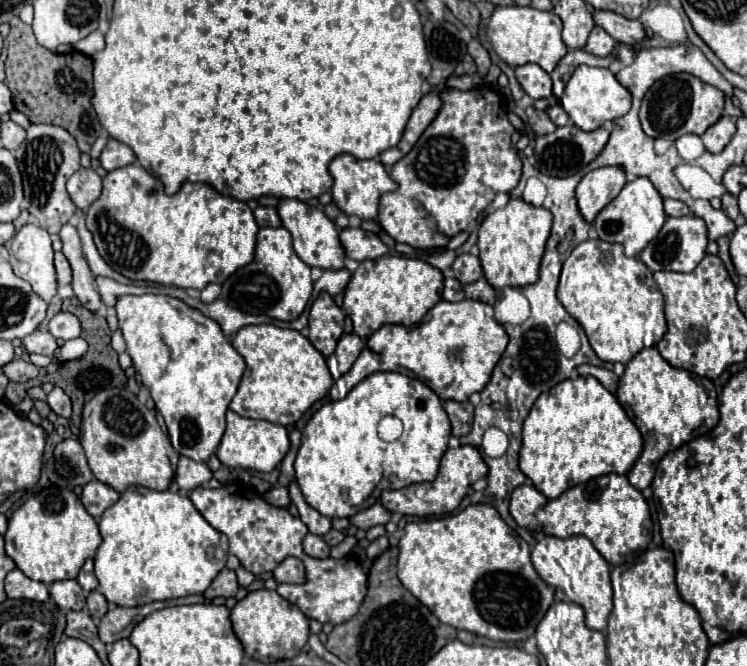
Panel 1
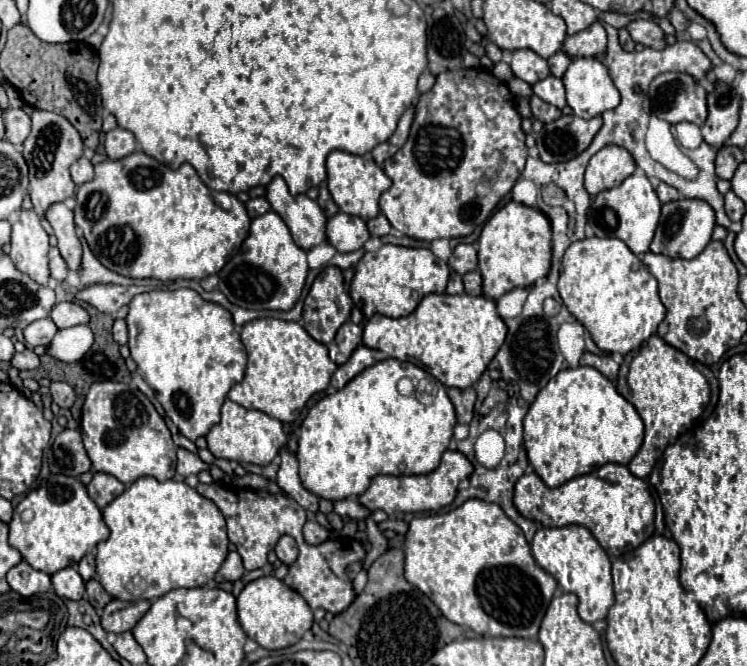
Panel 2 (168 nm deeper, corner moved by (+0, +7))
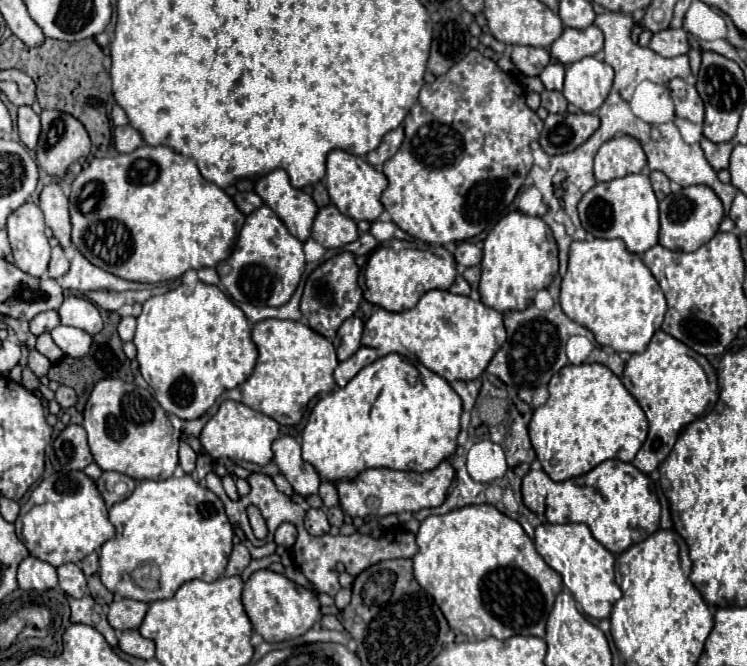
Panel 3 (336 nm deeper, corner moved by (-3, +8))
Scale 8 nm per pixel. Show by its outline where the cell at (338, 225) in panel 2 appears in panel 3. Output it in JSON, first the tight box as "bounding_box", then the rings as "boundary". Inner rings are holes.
{"bounding_box":[310,205,358,249],"boundary":[[[326,205],[318,209],[310,237],[326,249],[342,249],[358,237],[358,229],[350,217],[344,217],[336,209],[336,205]]]}

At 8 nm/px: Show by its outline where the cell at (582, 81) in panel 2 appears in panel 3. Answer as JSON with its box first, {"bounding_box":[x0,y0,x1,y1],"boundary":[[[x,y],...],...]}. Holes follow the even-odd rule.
{"bounding_box":[562,57,614,113],"boundary":[[[584,57],[566,67],[562,95],[574,107],[582,109],[584,113],[592,113],[608,97],[612,81],[614,81],[614,71],[610,65],[594,57]]]}

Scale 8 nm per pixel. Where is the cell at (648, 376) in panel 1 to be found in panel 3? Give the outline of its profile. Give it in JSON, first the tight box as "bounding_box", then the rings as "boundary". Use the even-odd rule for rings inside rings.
{"bounding_box":[622,329,718,473],"boundary":[[[662,329],[654,333],[644,353],[636,353],[628,359],[622,383],[640,403],[650,423],[648,437],[632,461],[632,465],[636,465],[642,473],[652,473],[666,459],[682,427],[714,409],[718,401],[718,389],[708,373],[710,369],[706,367],[706,359],[700,359],[698,353]]]}

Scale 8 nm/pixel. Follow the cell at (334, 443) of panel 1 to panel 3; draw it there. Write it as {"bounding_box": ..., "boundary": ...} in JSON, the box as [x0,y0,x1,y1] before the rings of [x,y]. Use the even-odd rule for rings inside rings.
{"bounding_box":[302,353,462,481],"boundary":[[[390,353],[366,365],[346,387],[324,395],[310,413],[302,433],[302,457],[330,481],[356,477],[362,469],[388,467],[400,471],[430,471],[454,455],[460,433],[462,401],[446,379],[426,369],[418,361]]]}

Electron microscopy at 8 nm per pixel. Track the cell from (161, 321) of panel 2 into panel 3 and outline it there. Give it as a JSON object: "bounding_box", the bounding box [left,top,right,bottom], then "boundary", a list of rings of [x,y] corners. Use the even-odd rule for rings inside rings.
{"bounding_box":[134,281,258,421],"boundary":[[[198,281],[194,289],[182,283],[174,291],[150,297],[138,317],[134,345],[138,349],[136,359],[140,363],[140,373],[146,383],[150,381],[148,385],[154,389],[154,397],[162,409],[188,421],[202,417],[226,389],[242,385],[252,375],[258,359],[258,349],[252,341],[252,325],[248,323],[244,311],[216,285],[206,285],[202,281]]]}

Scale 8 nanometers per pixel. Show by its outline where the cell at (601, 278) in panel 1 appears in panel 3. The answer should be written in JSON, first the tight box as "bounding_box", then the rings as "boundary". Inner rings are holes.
{"bounding_box":[560,239,666,353],"boundary":[[[590,239],[574,241],[570,245],[568,271],[562,277],[560,305],[572,321],[588,327],[600,345],[612,347],[616,353],[642,353],[650,337],[660,329],[666,313],[664,293],[650,269],[644,265],[642,255],[630,253],[620,239]]]}

